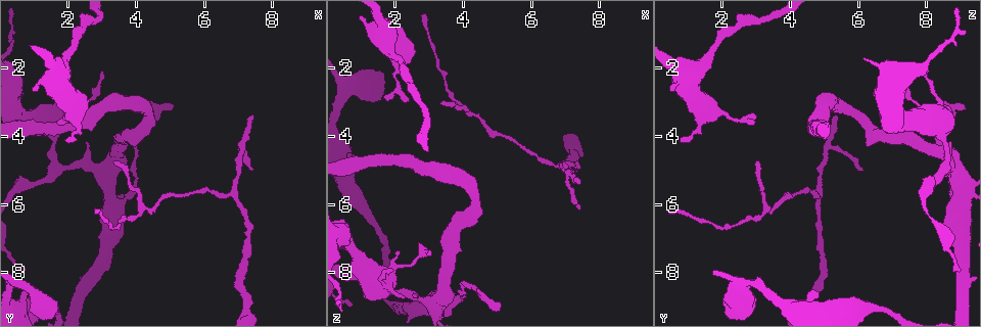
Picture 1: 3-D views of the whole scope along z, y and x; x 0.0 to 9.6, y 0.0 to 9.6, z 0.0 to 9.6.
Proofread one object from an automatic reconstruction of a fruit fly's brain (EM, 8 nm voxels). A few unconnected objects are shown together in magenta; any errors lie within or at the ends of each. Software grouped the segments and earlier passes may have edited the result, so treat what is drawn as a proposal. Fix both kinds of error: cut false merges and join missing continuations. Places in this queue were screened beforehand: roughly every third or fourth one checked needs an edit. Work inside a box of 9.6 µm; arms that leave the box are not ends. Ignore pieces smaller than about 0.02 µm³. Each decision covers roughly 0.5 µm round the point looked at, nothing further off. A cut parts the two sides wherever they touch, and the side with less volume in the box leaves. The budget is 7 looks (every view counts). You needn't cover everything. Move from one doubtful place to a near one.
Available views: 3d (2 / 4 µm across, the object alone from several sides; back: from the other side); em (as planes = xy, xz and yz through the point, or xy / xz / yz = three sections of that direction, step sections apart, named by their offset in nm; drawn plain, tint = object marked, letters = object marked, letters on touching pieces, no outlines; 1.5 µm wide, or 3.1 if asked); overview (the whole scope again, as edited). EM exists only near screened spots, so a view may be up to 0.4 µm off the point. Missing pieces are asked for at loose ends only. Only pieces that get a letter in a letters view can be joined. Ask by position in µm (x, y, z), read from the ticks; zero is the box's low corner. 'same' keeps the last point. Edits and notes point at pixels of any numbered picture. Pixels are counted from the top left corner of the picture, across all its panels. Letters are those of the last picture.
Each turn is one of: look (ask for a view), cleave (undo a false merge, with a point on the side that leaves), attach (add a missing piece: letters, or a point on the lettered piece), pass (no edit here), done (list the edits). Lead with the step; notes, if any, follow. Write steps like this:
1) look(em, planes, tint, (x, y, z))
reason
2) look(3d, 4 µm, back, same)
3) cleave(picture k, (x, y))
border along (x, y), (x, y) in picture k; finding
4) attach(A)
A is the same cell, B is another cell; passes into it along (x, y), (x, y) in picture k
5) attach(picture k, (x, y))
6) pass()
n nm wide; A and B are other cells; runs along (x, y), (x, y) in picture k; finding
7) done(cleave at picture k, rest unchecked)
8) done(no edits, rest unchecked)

look(em, xz, step 8, letters, (3.65, 5.95, 9.00))
sharp bend

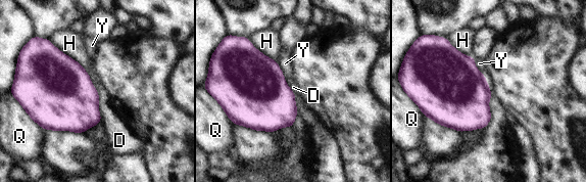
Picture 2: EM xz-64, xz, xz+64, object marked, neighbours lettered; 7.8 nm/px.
pass()
D, H, Q and Y are other cells; border along (51, 42), (74, 58), (87, 73) in picture 2; all the same neuron

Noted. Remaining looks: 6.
look(3d, 2 µm, (5.15, 3.05, 9.00))
an open end

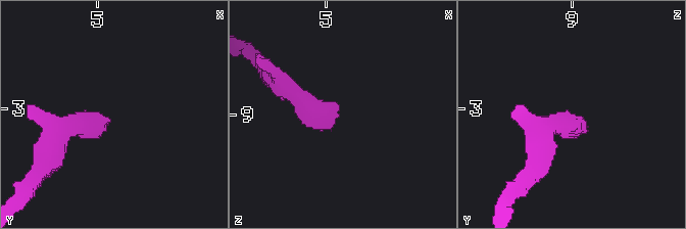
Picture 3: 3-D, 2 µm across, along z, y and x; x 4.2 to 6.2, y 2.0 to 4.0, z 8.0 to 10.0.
look(em, xy, step 4, tint, (5.10, 3.08, 9.02))
need the tissue

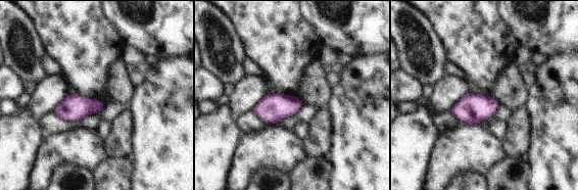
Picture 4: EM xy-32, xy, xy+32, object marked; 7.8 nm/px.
look(em, planes, letters, same)

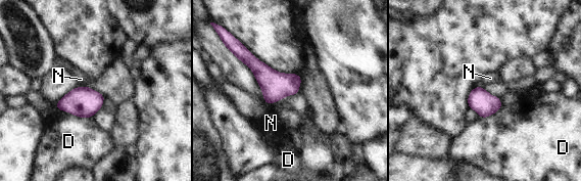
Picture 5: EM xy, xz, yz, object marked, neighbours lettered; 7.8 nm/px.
pass()
180 nm wide; D and N are other cells; border along (83, 86), (88, 87) in picture 5; no lettered piece goes on from it

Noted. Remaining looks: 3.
look(em, planes, letters, (7.40, 5.00, 6.20))
branch stops here

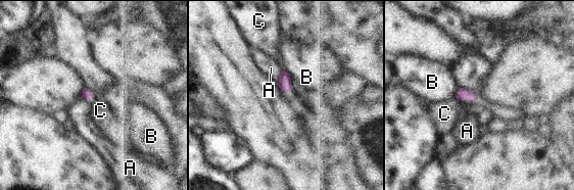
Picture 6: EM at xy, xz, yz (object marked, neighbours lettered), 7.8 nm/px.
pass()
A touches over 140 nm; A, B and C are other cells; border along (455, 98), (467, 101) in picture 6; no lettered piece goes on from it

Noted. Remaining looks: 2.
done(no edits, rest unchecked)

